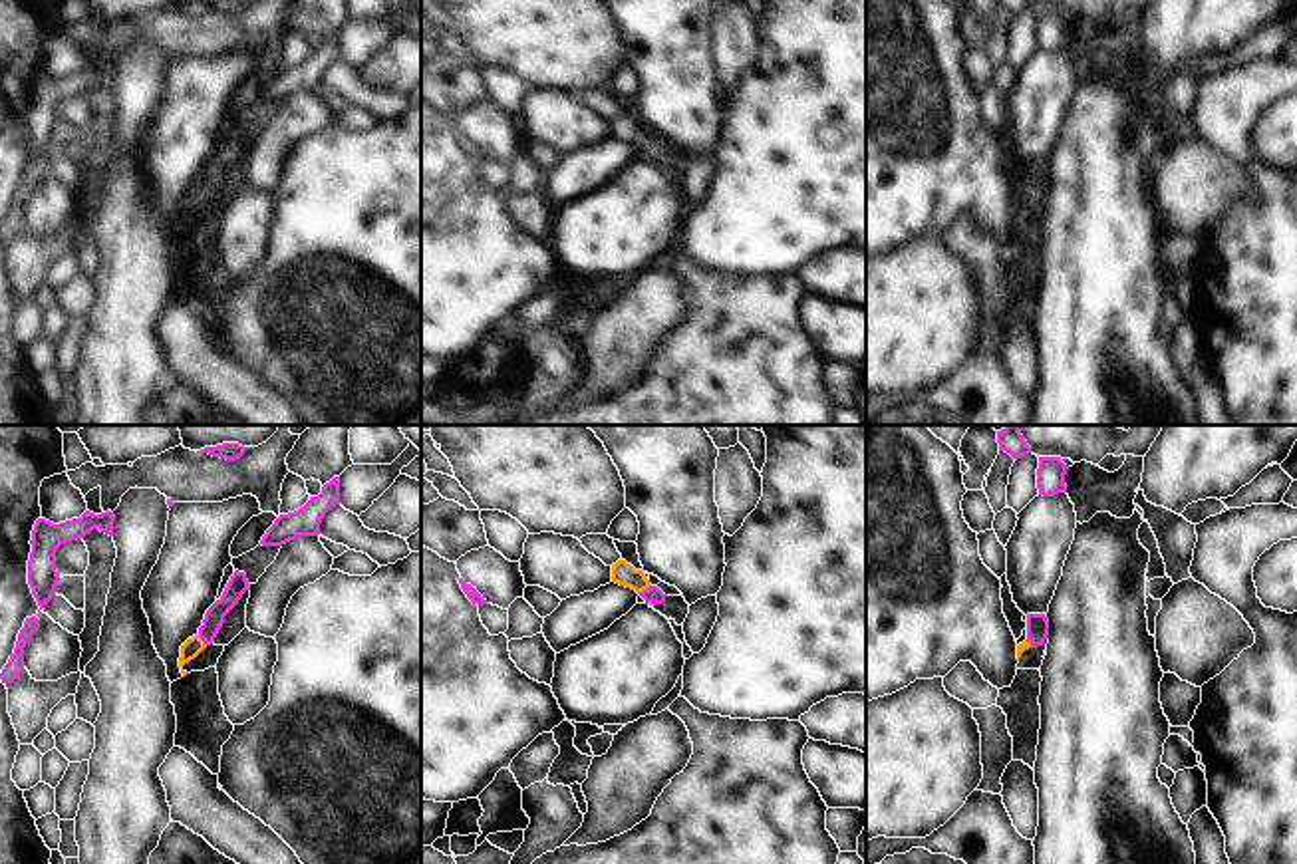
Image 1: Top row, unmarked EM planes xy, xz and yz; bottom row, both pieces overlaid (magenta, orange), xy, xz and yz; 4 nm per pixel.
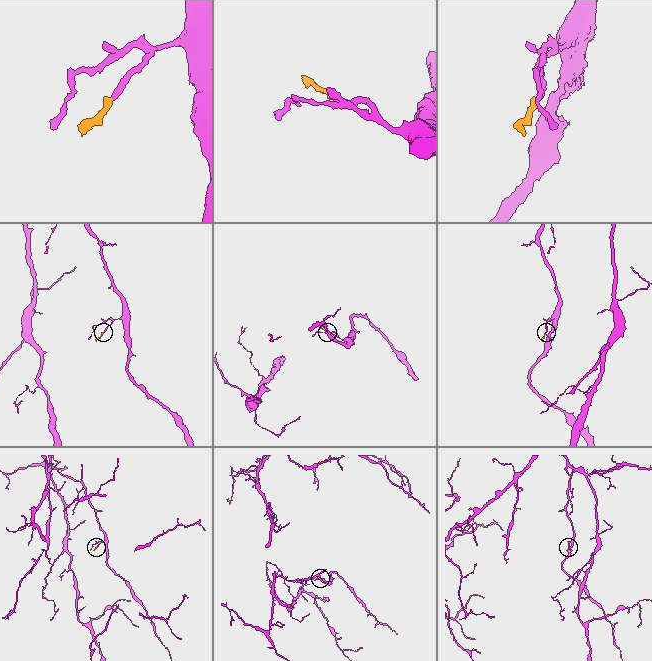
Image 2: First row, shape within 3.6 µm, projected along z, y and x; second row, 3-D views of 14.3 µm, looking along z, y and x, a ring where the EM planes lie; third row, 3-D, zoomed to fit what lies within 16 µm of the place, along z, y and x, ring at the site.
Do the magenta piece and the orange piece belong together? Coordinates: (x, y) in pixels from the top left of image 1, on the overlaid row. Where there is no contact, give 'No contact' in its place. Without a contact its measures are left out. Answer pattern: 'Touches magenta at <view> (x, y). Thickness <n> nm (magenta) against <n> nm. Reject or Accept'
Touches magenta at xz (644, 590). Thickness 70 nm (magenta) against 90 nm. Accept

